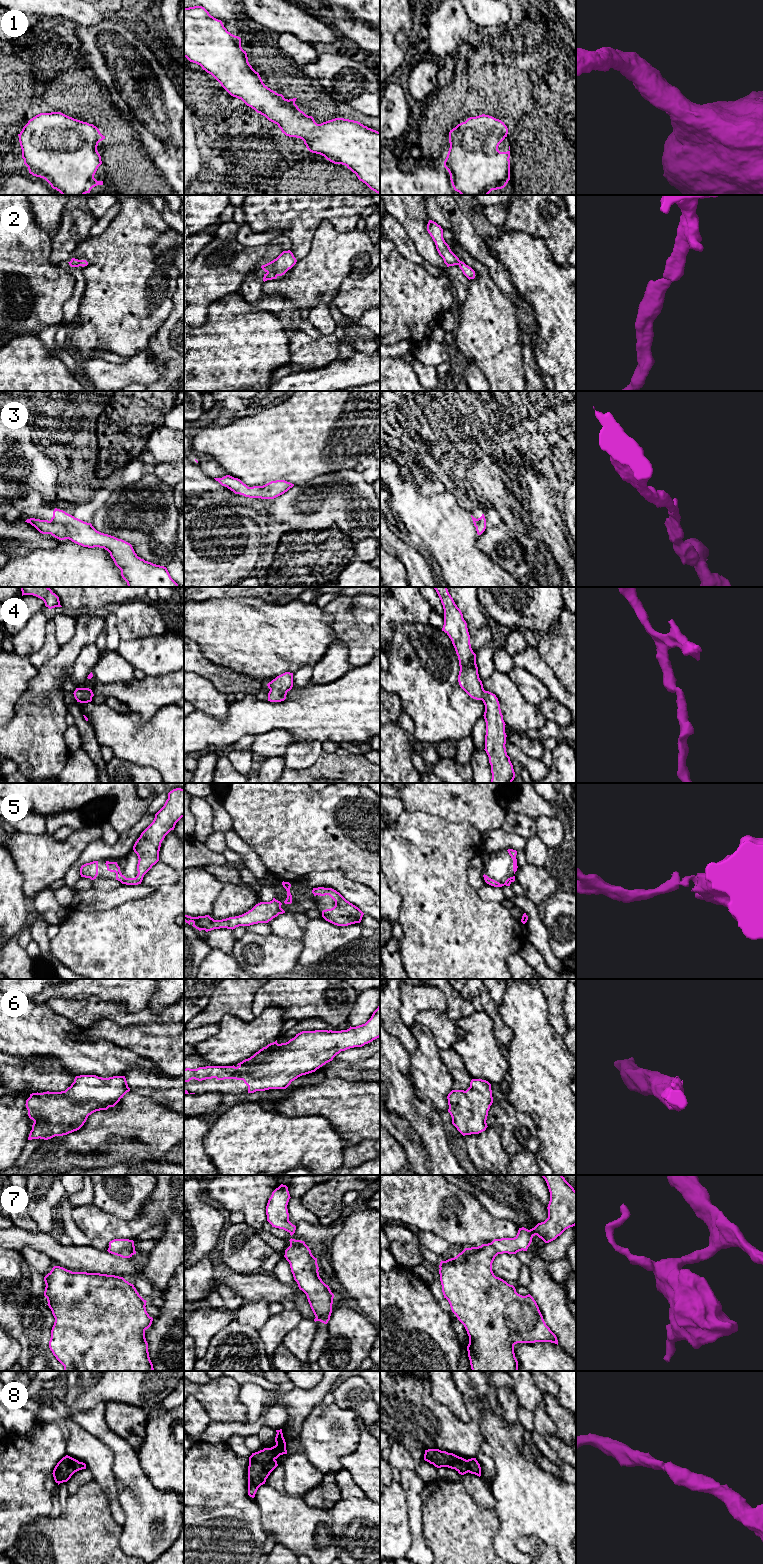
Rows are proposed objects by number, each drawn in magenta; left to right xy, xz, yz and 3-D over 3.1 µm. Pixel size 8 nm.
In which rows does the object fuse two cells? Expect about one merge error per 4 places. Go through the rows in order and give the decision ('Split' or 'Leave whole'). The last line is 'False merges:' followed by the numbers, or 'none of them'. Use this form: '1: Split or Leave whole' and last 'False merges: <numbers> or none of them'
1: Leave whole
2: Leave whole
3: Leave whole
4: Leave whole
5: Leave whole
6: Leave whole
7: Leave whole
8: Leave whole
False merges: none of them

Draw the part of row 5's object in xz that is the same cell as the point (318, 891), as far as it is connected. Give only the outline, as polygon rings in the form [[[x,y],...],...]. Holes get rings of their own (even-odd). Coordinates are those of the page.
[[[318,887],[313,888],[314,896],[329,895],[334,901],[335,906],[331,909],[322,911],[322,917],[337,926],[348,926],[360,923],[364,913],[355,905],[347,901],[339,892],[332,888]]]

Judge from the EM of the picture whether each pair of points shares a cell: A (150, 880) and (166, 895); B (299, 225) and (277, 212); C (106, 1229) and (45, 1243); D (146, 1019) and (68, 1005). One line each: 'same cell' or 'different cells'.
A: different cells
B: same cell
C: different cells
D: same cell

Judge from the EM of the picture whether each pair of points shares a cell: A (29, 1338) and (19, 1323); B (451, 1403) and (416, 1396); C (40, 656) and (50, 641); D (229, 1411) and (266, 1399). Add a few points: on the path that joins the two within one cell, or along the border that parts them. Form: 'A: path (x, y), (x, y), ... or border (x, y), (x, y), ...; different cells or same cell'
A: path (29, 1334), (23, 1327); same cell
B: border (430, 1397), (445, 1406), (454, 1415); different cells
C: path (44, 652), (50, 645); same cell
D: border (240, 1385), (239, 1401), (245, 1408), (248, 1422); different cells

